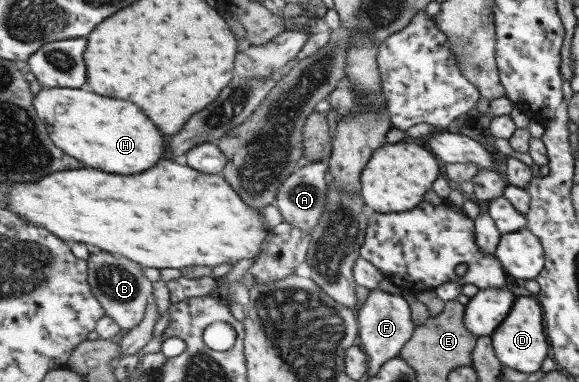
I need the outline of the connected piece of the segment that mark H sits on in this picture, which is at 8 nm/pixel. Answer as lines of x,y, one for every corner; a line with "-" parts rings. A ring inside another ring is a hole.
42,87
34,97
34,106
39,117
45,122
51,139
67,155
79,159
89,167
103,169
107,173
121,173
121,175
135,175
141,171
151,169
157,161
165,157
165,141
157,125
131,101
111,99
97,95
85,89
65,89
65,87

